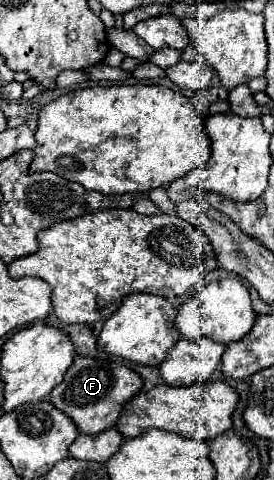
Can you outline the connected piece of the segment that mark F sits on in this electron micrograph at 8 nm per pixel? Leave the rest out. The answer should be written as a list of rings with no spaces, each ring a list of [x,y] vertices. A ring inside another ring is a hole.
[[[75,357],[73,365],[67,369],[63,381],[49,393],[53,407],[61,409],[71,417],[83,435],[97,435],[117,423],[123,403],[127,403],[139,389],[141,377],[115,359],[93,359],[93,357]]]

